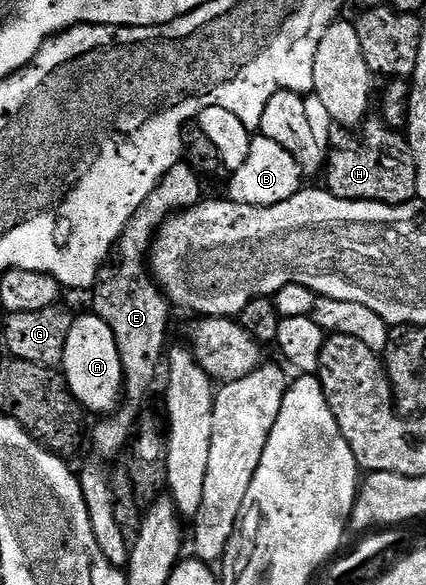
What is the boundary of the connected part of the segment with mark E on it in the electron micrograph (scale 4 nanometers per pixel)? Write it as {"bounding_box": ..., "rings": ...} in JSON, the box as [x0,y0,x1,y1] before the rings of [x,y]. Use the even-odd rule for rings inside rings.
{"bounding_box":[92,160,203,401],"rings":[[[179,160],[162,177],[160,184],[156,184],[154,191],[144,200],[144,204],[140,204],[138,211],[130,217],[129,224],[118,237],[116,253],[112,258],[115,266],[103,265],[92,287],[93,313],[102,318],[104,324],[108,324],[108,328],[112,328],[118,345],[125,401],[145,400],[146,393],[154,386],[158,365],[161,362],[163,365],[164,355],[168,350],[166,329],[170,326],[172,306],[148,269],[148,255],[154,236],[171,214],[186,210],[203,201],[203,198],[202,182],[198,179],[197,172],[186,163],[186,160]]]}

